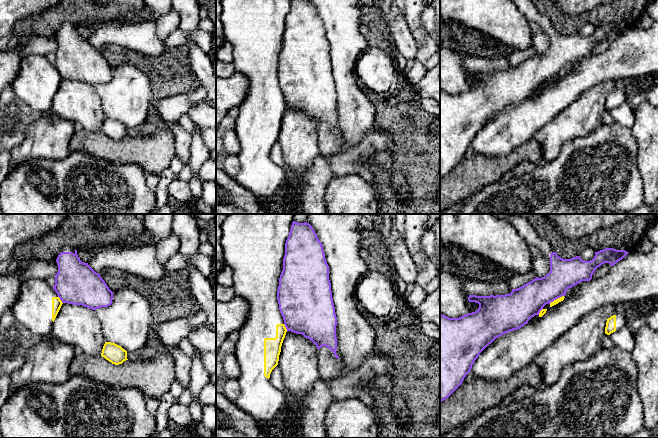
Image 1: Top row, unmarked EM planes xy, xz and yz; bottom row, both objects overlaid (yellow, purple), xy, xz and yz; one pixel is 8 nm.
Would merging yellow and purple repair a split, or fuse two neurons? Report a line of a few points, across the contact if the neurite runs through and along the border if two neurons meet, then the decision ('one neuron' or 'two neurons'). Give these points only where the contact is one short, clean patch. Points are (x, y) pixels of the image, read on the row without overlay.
two neurons

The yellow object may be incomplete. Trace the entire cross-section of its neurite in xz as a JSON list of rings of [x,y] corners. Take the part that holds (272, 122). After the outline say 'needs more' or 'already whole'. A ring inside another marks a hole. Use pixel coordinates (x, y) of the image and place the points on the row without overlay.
[[[223,0],[221,21],[225,41],[233,47],[233,65],[235,72],[247,77],[249,88],[246,97],[239,104],[239,115],[235,119],[235,132],[240,142],[241,150],[237,154],[240,160],[240,170],[234,180],[261,201],[272,197],[281,187],[284,180],[284,169],[274,164],[270,158],[270,150],[278,141],[281,122],[287,105],[279,86],[277,67],[279,54],[283,46],[285,19],[292,0]]] | needs more

